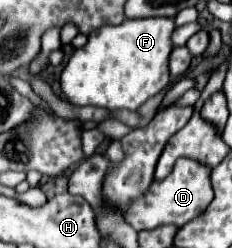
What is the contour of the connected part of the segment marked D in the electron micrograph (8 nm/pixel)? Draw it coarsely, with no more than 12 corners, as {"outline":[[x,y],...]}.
{"outline":[[179,159],[125,217],[135,231],[183,227],[211,203],[211,169]]}

